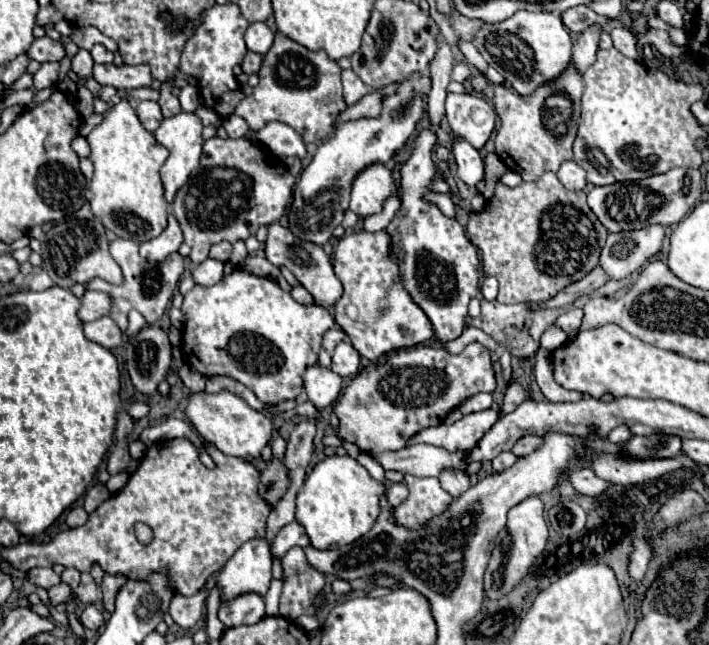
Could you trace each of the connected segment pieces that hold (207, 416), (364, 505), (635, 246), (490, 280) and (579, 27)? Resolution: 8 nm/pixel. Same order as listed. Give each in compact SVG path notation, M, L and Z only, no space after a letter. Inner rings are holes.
M221 390L217 394L193 392L189 396L187 408L185 408L187 420L195 426L199 436L205 442L213 442L223 454L227 456L239 456L239 458L257 458L265 444L271 440L271 418L263 412L253 410L243 398L235 396L229 390Z
M329 456L315 464L297 492L295 520L305 528L311 546L327 550L331 546L345 546L371 530L379 516L379 496L385 486L369 476L369 472L351 456Z
M647 226L643 230L609 234L599 258L599 266L605 268L611 280L621 280L633 272L639 272L641 266L661 250L663 238L663 226Z
M487 276L487 278L483 280L483 284L481 284L481 294L483 294L483 298L487 298L487 300L497 298L497 288L499 288L497 278L495 278L495 276Z
M581 6L581 8L569 8L561 14L561 20L565 24L567 30L571 32L585 32L585 28L589 28L589 24L601 24L605 26L609 22L607 16L601 16L597 12L593 12L591 8L587 6Z

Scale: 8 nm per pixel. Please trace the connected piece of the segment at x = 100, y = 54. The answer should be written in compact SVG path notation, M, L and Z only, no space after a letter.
M95 44L91 48L91 56L97 64L111 64L113 62L113 52L109 52L103 44Z

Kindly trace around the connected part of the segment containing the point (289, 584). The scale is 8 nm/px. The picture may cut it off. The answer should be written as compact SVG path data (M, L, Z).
M291 548L281 560L285 584L279 614L287 620L297 620L301 614L315 614L315 596L325 586L325 574L309 568L305 560L303 548Z

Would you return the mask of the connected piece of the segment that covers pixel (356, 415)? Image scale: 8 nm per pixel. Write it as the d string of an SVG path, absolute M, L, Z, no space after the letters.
M427 344L405 348L389 354L383 362L371 364L363 368L345 388L345 394L337 400L333 412L339 418L339 438L345 442L353 442L367 454L379 454L385 450L401 450L409 438L413 438L419 430L437 426L447 418L451 410L463 404L467 398L475 396L477 392L493 392L495 390L495 372L491 366L489 350L479 344L467 344L465 350L457 356L449 354L445 348L431 348Z

